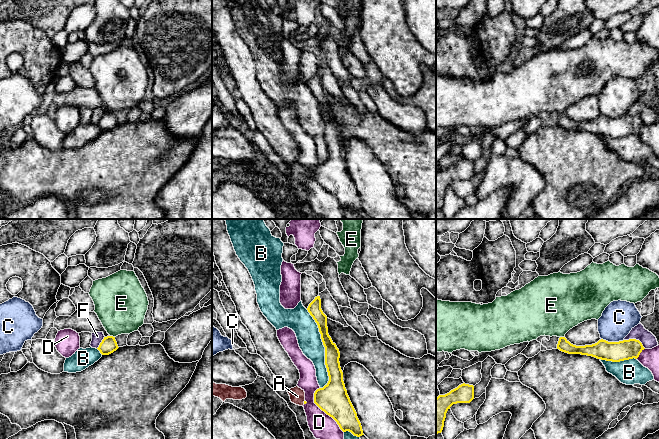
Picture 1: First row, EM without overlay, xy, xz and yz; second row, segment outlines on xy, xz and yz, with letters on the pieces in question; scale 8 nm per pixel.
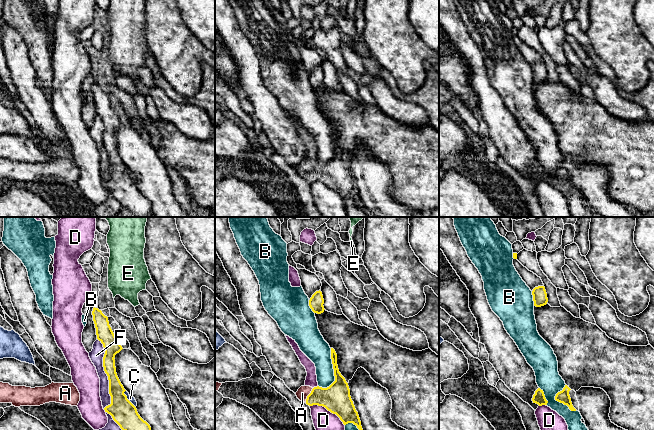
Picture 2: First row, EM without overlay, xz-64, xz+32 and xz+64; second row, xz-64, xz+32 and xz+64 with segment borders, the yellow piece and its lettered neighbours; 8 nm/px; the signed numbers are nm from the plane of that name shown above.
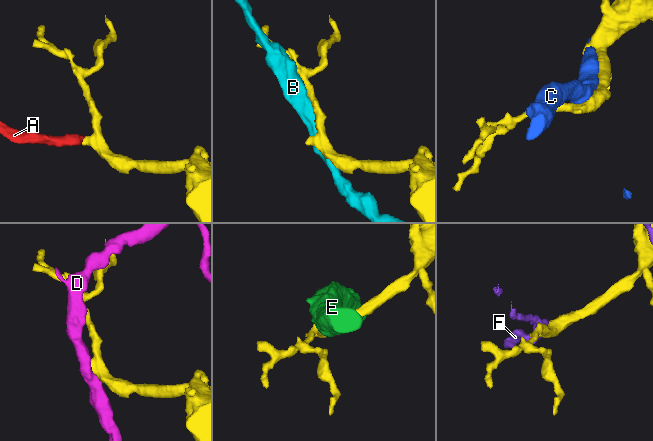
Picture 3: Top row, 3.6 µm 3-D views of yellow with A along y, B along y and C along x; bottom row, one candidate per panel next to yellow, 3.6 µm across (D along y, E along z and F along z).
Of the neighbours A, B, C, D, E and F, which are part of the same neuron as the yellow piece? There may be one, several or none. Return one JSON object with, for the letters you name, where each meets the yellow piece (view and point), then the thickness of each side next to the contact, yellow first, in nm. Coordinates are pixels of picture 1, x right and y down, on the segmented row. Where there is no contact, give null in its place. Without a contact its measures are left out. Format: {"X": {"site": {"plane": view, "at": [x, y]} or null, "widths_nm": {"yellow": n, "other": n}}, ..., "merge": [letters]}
{"A": {"site": {"plane": "xz", "at": [304, 402]}, "widths_nm": {"yellow": 20, "other": 130}}, "merge": ["A"]}

